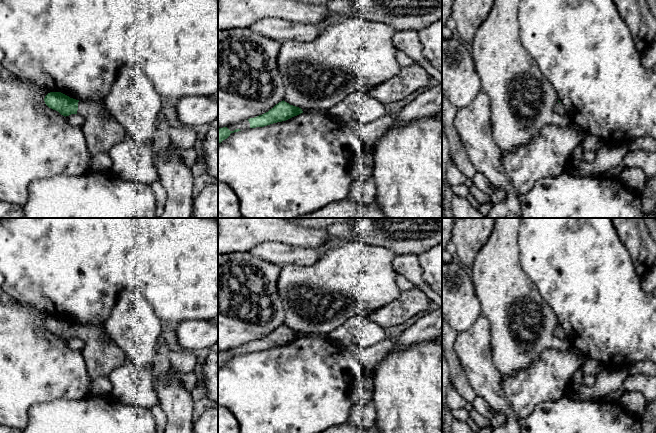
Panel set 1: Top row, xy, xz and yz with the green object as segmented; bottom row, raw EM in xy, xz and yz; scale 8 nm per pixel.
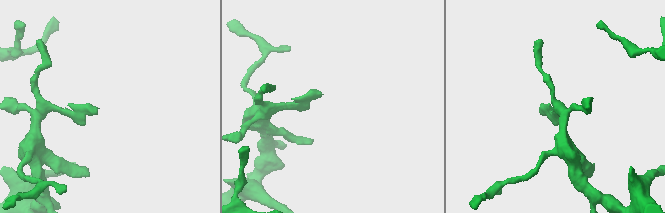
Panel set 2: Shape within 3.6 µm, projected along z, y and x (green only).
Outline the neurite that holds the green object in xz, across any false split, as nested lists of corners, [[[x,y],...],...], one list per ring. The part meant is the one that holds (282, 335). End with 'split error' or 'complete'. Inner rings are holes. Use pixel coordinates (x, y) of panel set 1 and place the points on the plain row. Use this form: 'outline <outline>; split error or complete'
outline [[[284,324],[276,328],[268,336],[254,342],[248,343],[250,352],[264,351],[273,347],[286,345],[294,340],[303,337],[302,333]]]; complete

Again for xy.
outline [[[50,316],[44,322],[45,328],[63,340],[77,338],[79,324],[70,322],[61,316]]]; complete

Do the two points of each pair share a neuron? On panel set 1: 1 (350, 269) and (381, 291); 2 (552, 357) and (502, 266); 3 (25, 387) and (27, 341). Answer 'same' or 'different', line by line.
1: same
2: different
3: same

